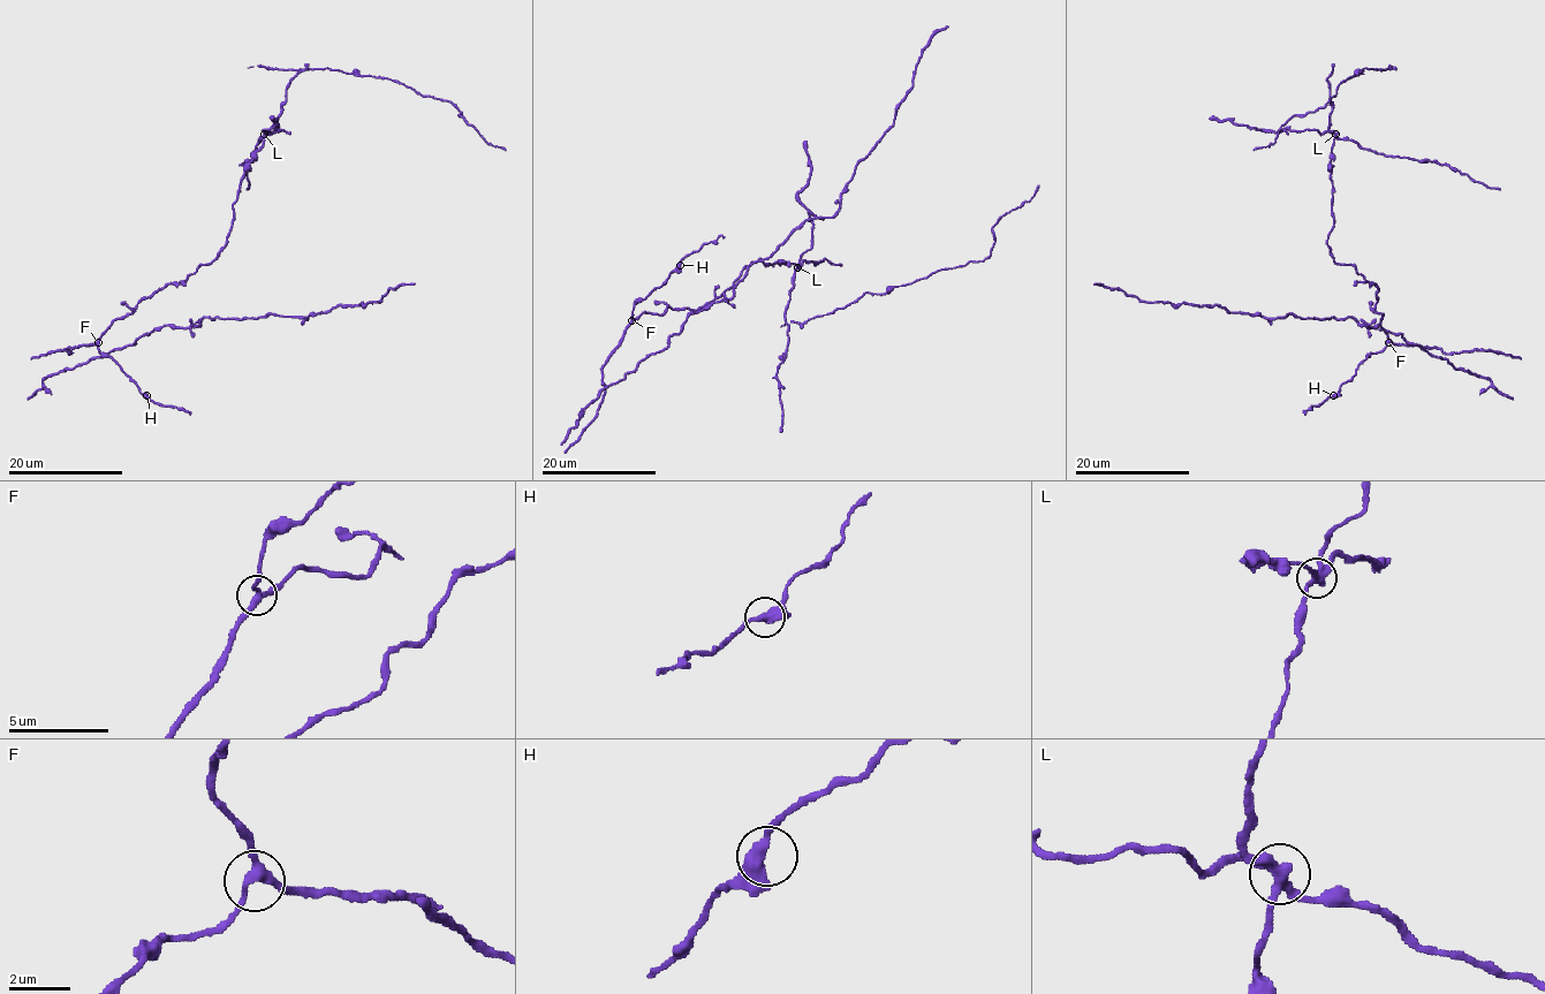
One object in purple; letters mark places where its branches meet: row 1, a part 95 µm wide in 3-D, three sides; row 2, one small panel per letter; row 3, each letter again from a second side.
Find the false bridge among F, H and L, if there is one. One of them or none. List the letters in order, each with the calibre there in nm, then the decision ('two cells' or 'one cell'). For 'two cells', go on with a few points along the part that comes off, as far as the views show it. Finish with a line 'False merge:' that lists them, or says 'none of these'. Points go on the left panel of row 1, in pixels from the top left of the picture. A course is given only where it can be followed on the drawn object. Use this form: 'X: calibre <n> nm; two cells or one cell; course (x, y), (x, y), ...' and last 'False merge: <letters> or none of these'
F: calibre 260 nm; one cell
H: calibre 420 nm; one cell
L: calibre 340 nm; two cells; course (265, 134), (252, 156), (255, 158), (243, 164), (249, 181), (247, 190)
False merge: L

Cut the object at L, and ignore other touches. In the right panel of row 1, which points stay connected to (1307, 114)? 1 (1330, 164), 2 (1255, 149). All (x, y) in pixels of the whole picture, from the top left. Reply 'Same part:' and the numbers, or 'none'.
Same part: 1, 2

